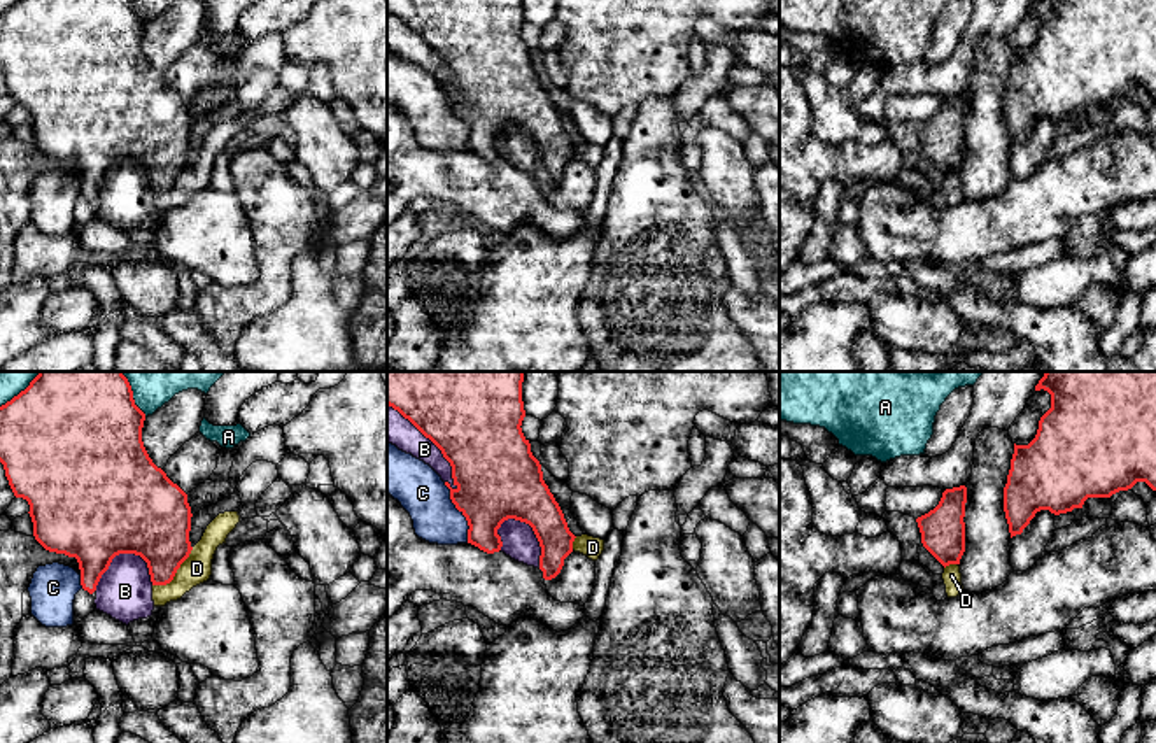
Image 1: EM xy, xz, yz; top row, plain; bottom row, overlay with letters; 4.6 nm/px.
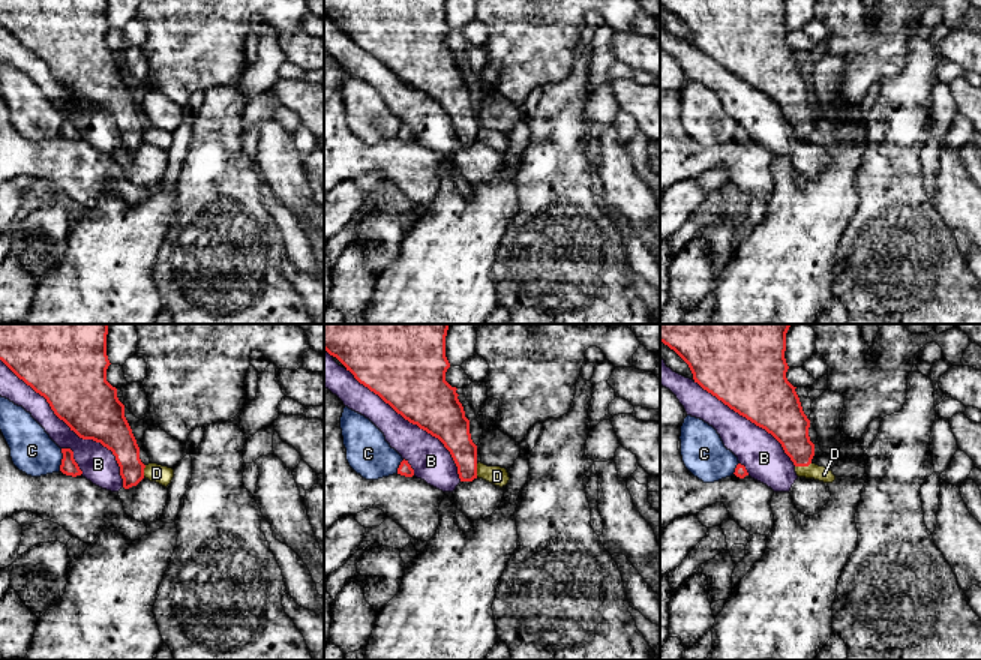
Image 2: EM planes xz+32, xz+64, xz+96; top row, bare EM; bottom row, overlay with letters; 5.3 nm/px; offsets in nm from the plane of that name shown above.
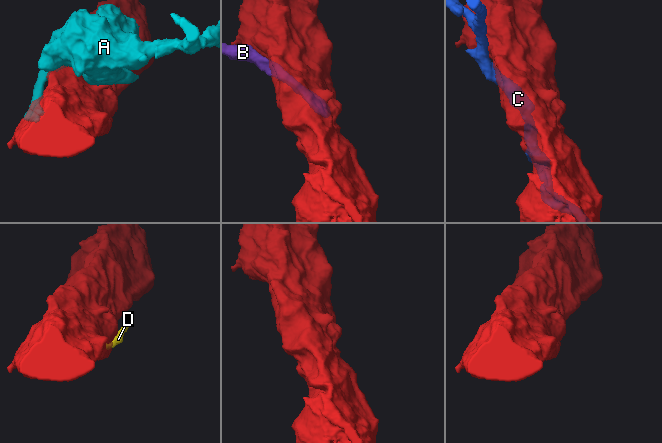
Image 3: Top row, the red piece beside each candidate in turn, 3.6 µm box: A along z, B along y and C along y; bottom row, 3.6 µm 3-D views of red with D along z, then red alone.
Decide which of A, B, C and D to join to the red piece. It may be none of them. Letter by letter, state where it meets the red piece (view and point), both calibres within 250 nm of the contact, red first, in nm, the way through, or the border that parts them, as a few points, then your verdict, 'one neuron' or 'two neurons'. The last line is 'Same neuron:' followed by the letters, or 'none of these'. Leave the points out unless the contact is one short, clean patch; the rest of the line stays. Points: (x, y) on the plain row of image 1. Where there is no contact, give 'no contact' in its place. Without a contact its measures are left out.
A: xy (135, 13) | 440/100 nm | two neurons
B: xz (433, 49) | 380/160 nm | two neurons
C: xz (459, 118) | 380/220 nm | two neurons
D: xy (176, 179) | 320/140 nm | along xy (193, 155), (169, 190), (153, 193) | two neurons
Same neuron: none of these

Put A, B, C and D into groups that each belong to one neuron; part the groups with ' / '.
A / B D / C

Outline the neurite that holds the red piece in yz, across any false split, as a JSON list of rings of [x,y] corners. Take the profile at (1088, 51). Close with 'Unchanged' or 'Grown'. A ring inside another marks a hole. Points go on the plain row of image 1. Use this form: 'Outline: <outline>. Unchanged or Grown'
Outline: [[[1049,0],[1051,16],[1035,46],[1016,53],[1004,95],[1011,145],[1040,117],[1054,123],[1082,116],[1088,105],[1110,105],[1145,89],[1156,98],[1156,0]]]. Unchanged

